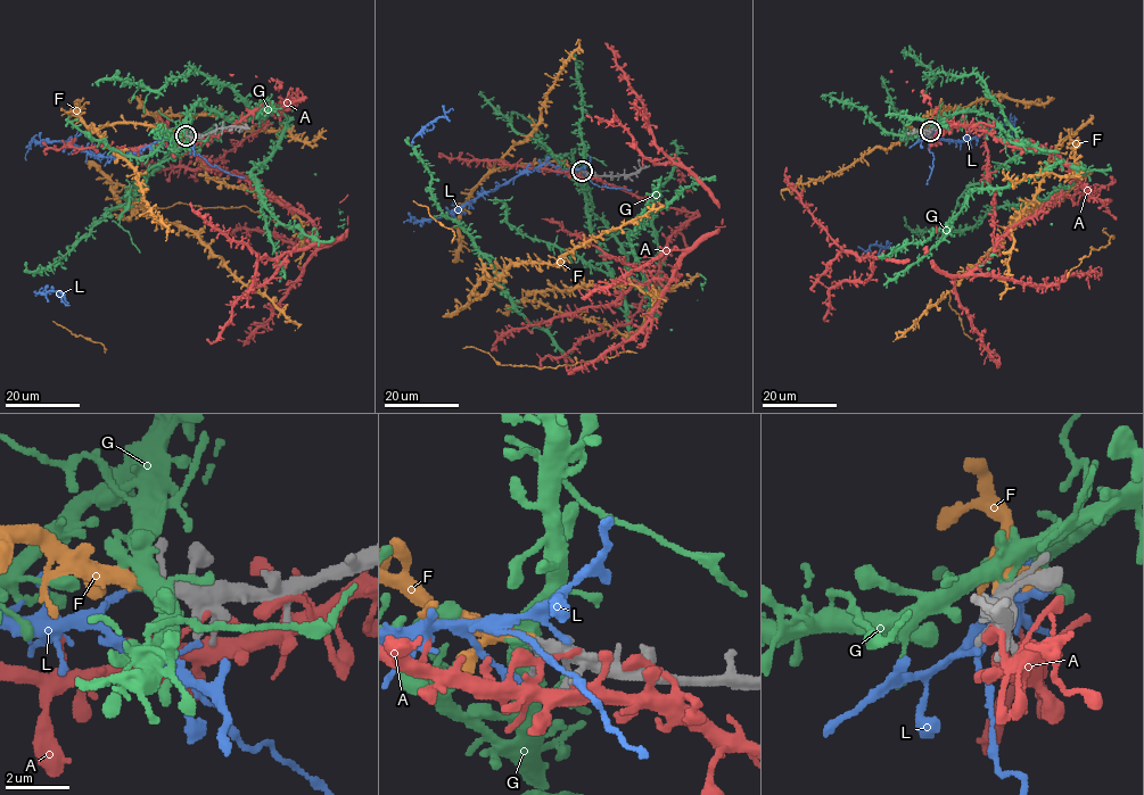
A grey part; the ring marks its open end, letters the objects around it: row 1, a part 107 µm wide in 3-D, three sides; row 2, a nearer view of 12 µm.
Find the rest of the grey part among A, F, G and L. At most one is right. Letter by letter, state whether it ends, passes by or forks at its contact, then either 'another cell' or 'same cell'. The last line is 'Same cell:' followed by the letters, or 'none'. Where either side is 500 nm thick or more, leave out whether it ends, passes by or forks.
A: it ends; another cell
F: it ends; same cell
G: it passes by; another cell
L: it ends; another cell
Same cell: F

